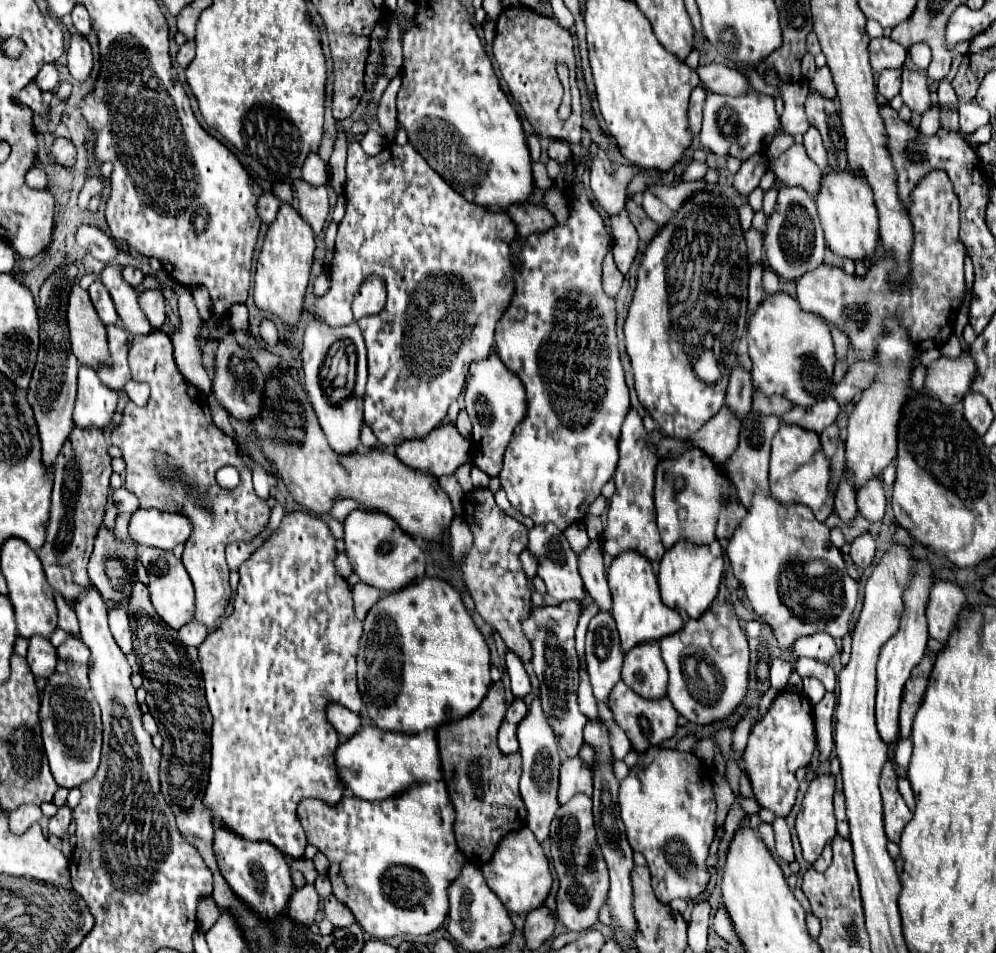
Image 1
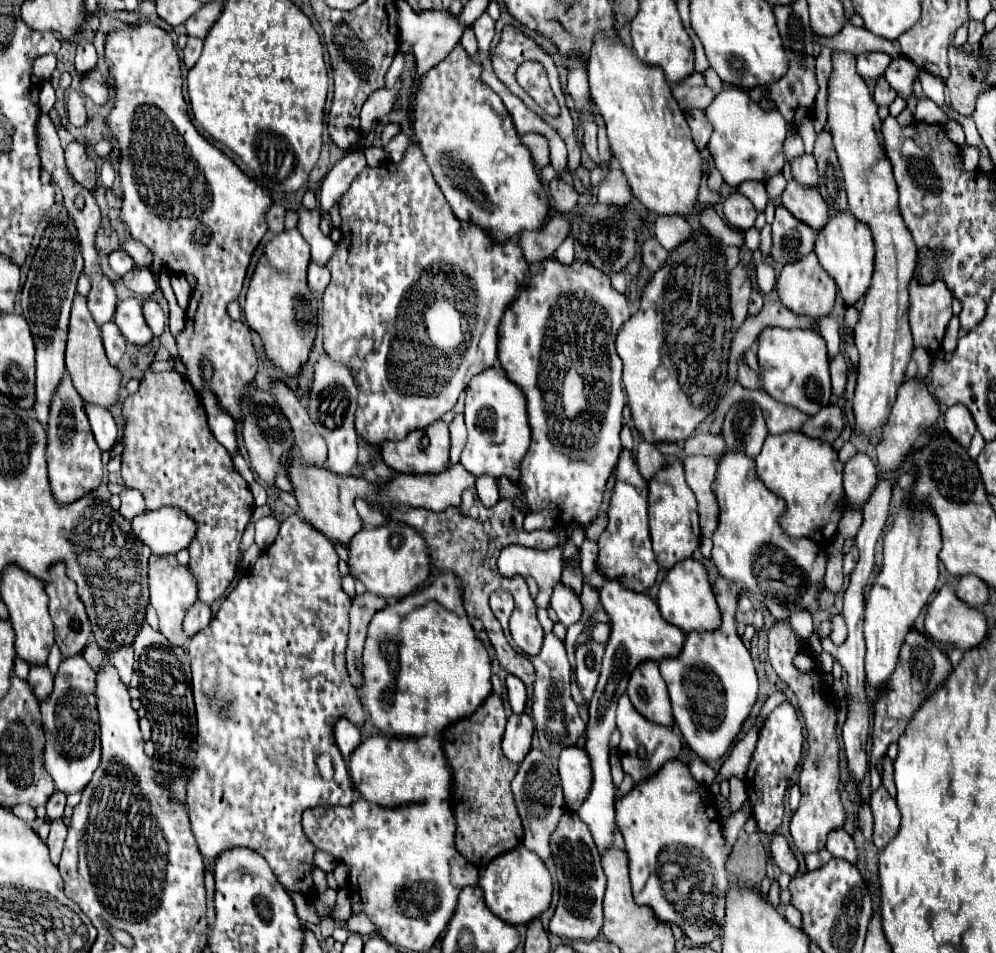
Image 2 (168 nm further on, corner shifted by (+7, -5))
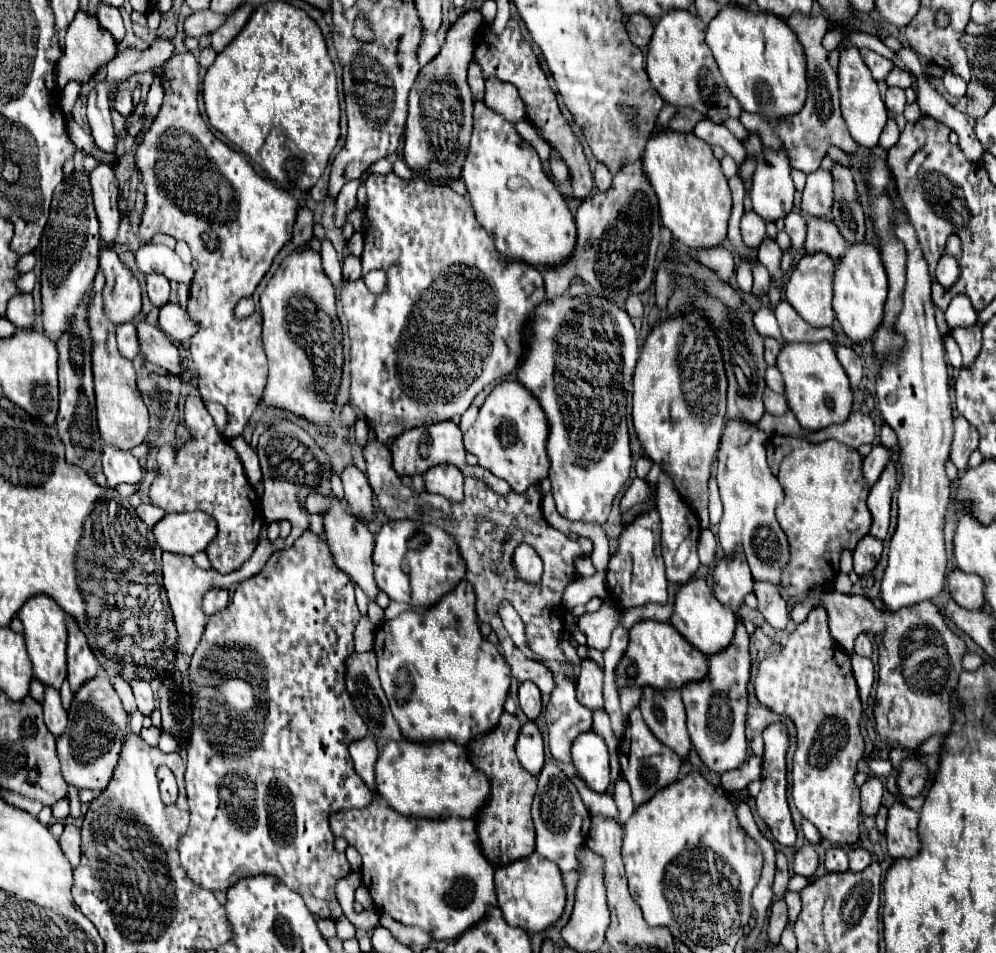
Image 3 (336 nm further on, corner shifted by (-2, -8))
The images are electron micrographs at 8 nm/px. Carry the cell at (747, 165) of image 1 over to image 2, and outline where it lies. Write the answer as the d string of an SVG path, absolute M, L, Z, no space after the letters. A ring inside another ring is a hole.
M732 193L730 197L724 199L724 217L734 229L748 231L756 221L756 209L748 197Z

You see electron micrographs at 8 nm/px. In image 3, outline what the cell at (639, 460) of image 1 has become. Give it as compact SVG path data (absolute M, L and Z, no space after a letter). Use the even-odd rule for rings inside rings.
M655 508L643 510L639 516L635 516L629 524L623 526L619 534L619 546L615 554L611 554L609 558L607 584L611 596L617 598L617 604L623 610L633 606L645 606L649 602L653 604L667 602L667 578L661 556L661 526Z

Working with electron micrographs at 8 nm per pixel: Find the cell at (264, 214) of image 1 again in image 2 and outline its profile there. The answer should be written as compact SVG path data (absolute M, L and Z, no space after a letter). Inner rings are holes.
M274 203L266 215L268 219L268 227L272 233L282 233L284 231L284 215L286 215L286 207Z

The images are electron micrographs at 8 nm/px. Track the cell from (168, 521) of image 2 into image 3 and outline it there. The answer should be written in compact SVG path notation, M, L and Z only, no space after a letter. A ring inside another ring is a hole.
M173 512L153 526L153 534L161 550L193 556L215 538L217 522L205 512Z

